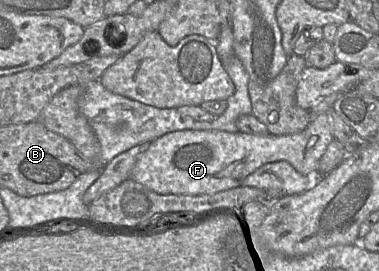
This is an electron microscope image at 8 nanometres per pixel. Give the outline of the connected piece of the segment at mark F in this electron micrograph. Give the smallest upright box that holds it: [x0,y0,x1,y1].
[130,113,333,195]

